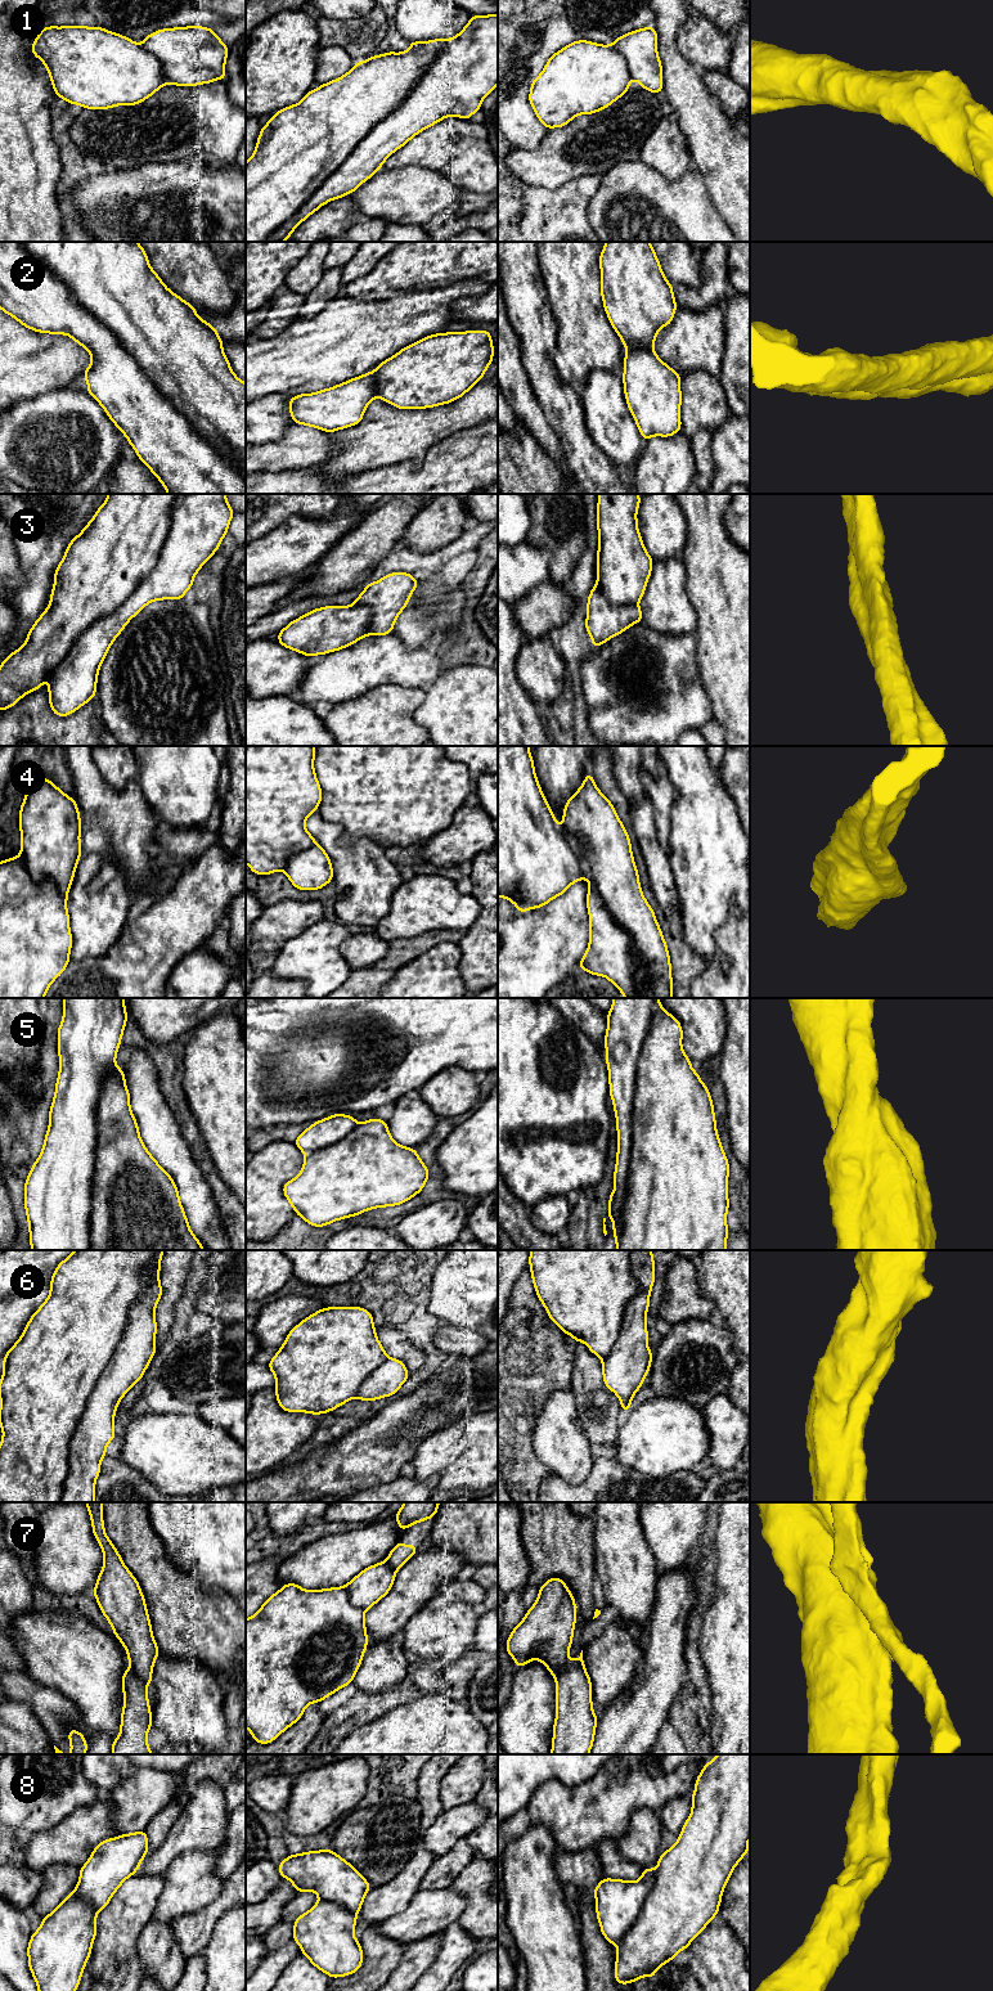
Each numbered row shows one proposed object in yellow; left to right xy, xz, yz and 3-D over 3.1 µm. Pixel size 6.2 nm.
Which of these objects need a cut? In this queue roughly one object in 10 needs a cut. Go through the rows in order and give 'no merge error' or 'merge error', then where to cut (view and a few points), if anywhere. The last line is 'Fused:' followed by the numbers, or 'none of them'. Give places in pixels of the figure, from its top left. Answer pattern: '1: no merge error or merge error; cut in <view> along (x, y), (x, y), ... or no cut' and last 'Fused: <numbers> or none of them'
1: no merge error; no cut
2: no merge error; no cut
3: no merge error; no cut
4: no merge error; no cut
5: no merge error; no cut
6: no merge error; no cut
7: merge error; cut in xy along (130, 1666), (147, 1685)
8: no merge error; no cut
Fused: 7

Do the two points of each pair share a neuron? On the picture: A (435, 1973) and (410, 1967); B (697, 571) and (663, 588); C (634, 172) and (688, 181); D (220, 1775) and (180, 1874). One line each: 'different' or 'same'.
A: different
B: different
C: same
D: same

